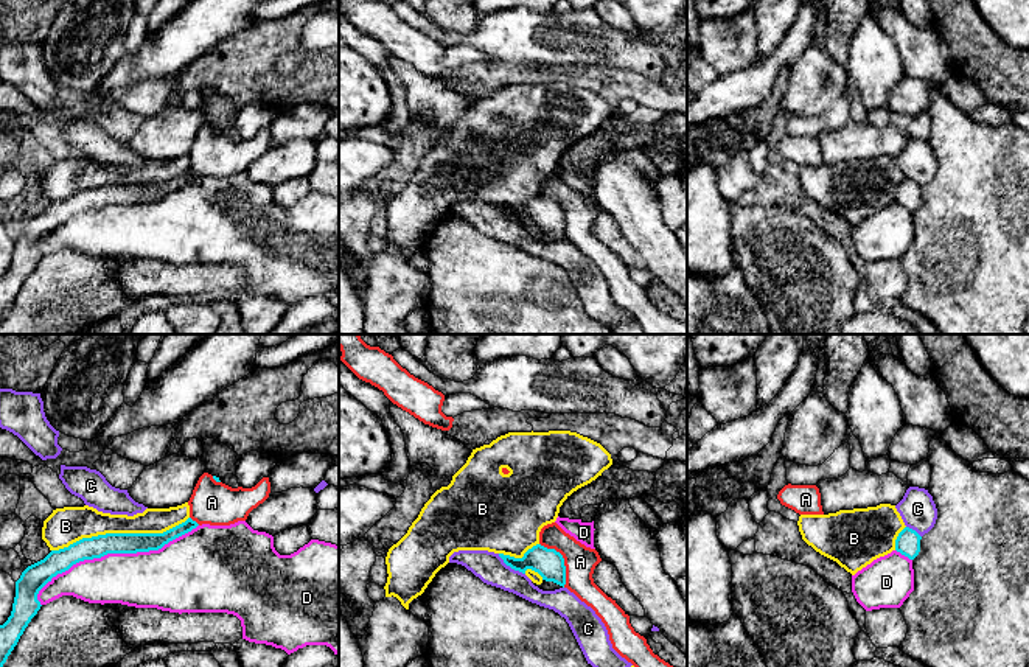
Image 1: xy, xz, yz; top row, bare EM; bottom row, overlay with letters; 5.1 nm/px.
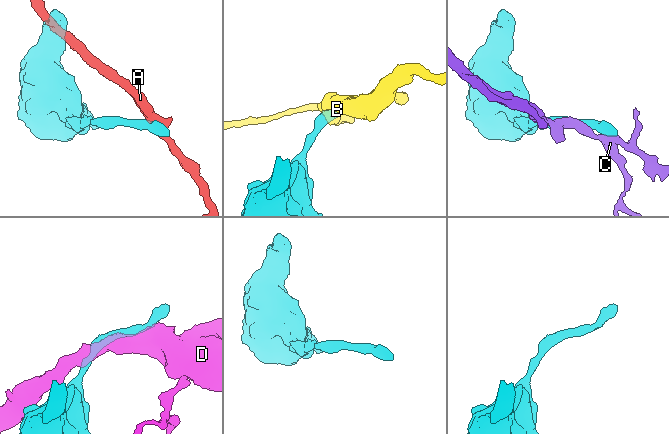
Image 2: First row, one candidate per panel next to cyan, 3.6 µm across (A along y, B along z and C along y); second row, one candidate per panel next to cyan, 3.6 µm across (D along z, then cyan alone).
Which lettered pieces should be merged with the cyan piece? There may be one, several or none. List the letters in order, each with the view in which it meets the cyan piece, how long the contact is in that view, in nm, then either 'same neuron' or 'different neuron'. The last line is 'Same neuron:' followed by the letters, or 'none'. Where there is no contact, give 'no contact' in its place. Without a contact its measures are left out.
A: xz | 260 nm | different neuron
B: xy | 750 nm | different neuron
C: xz | 180 nm | different neuron
D: xy | 900 nm | different neuron
Same neuron: none

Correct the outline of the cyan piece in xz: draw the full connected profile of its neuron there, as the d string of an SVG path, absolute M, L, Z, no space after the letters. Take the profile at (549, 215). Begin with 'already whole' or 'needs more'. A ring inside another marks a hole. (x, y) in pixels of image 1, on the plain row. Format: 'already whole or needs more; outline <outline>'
already whole; outline M541 196L528 201L522 210L499 205L507 218L525 225L527 221L538 224L542 232L553 233L564 239L566 236L566 218L564 210L555 201L547 201Z

